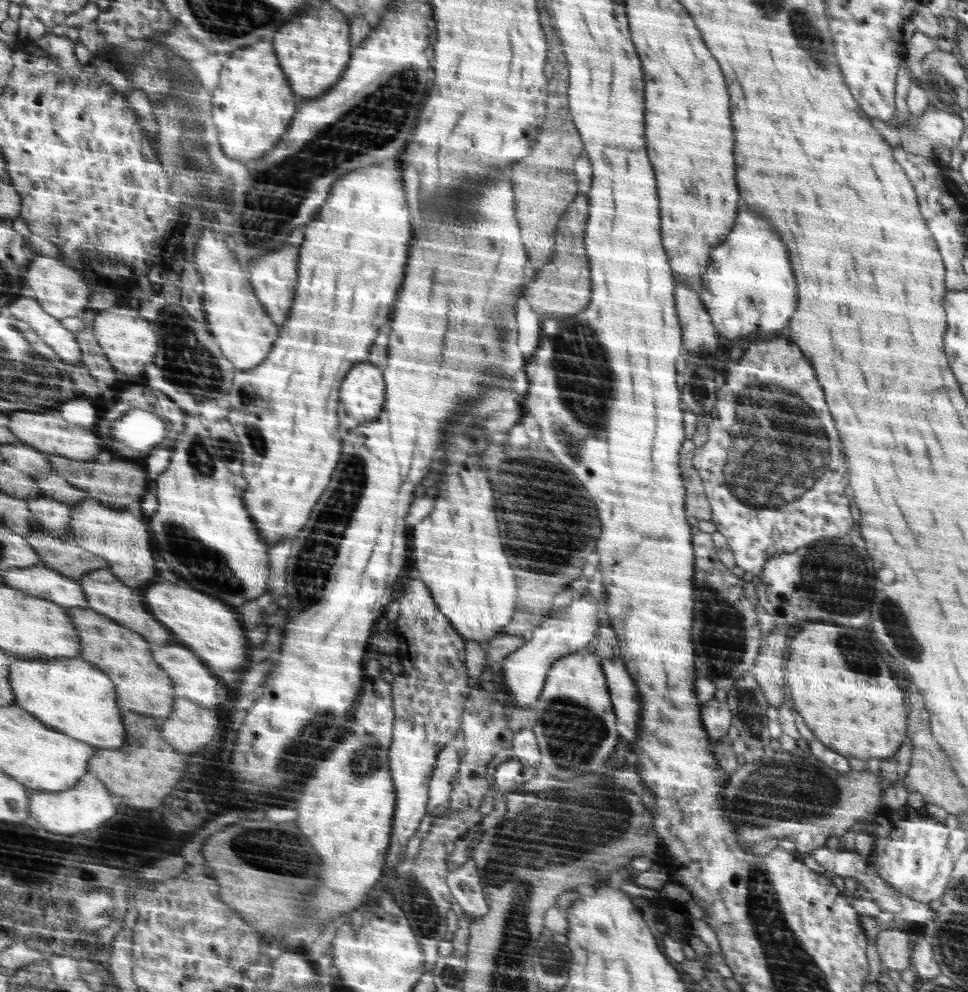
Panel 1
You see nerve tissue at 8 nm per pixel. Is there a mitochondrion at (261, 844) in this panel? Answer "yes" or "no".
yes

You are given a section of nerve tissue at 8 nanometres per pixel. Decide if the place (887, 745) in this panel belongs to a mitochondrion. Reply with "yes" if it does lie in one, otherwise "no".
no

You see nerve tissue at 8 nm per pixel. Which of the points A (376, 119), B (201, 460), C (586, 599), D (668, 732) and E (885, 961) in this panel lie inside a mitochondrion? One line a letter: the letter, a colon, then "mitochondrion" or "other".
A: mitochondrion
B: mitochondrion
C: other
D: other
E: other

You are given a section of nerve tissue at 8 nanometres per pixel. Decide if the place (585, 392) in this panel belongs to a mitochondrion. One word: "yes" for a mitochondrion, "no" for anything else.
yes

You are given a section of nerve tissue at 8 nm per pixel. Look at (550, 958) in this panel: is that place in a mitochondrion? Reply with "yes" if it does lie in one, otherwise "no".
yes

